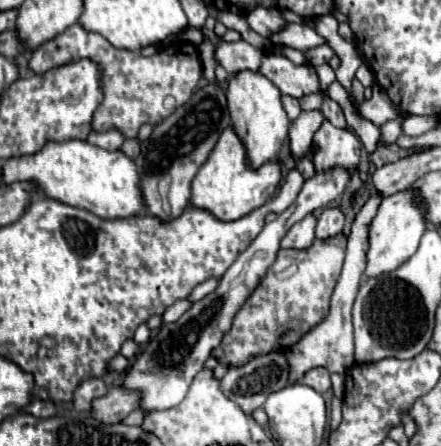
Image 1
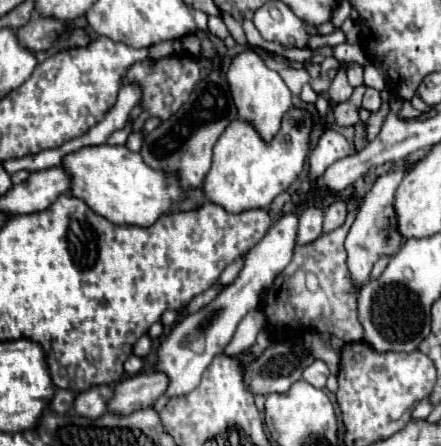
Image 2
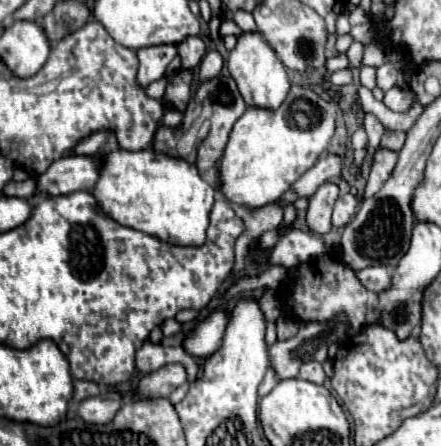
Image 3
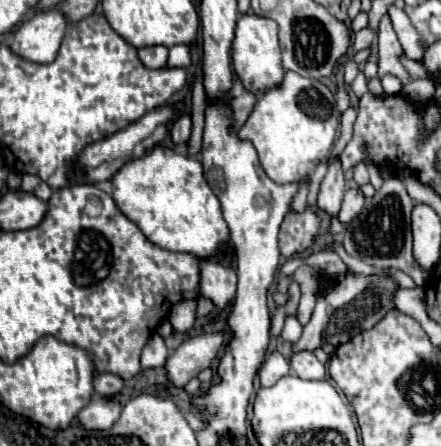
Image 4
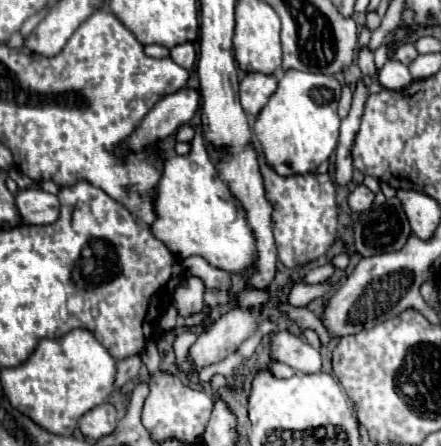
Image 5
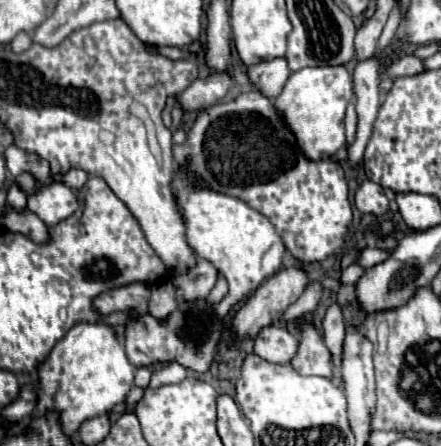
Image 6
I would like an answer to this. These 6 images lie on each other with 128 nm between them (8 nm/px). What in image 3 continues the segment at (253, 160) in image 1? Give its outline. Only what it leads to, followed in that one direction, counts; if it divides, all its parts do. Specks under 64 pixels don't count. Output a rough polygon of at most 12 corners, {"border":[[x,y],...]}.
{"border":[[244,32],[228,70],[246,106],[276,110],[290,92],[284,64]]}

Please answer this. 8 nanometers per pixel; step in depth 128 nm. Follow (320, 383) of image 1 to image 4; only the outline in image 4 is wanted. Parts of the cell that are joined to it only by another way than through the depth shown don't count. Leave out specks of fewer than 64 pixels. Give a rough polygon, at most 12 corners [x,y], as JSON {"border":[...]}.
{"border":[[312,352],[290,358],[296,376],[324,380],[326,368]]}

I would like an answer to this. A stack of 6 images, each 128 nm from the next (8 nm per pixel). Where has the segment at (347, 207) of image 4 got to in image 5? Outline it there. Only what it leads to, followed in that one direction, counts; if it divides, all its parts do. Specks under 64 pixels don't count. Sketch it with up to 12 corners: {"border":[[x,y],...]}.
{"border":[[364,184],[350,192],[352,212],[364,212],[372,206],[374,192]]}

